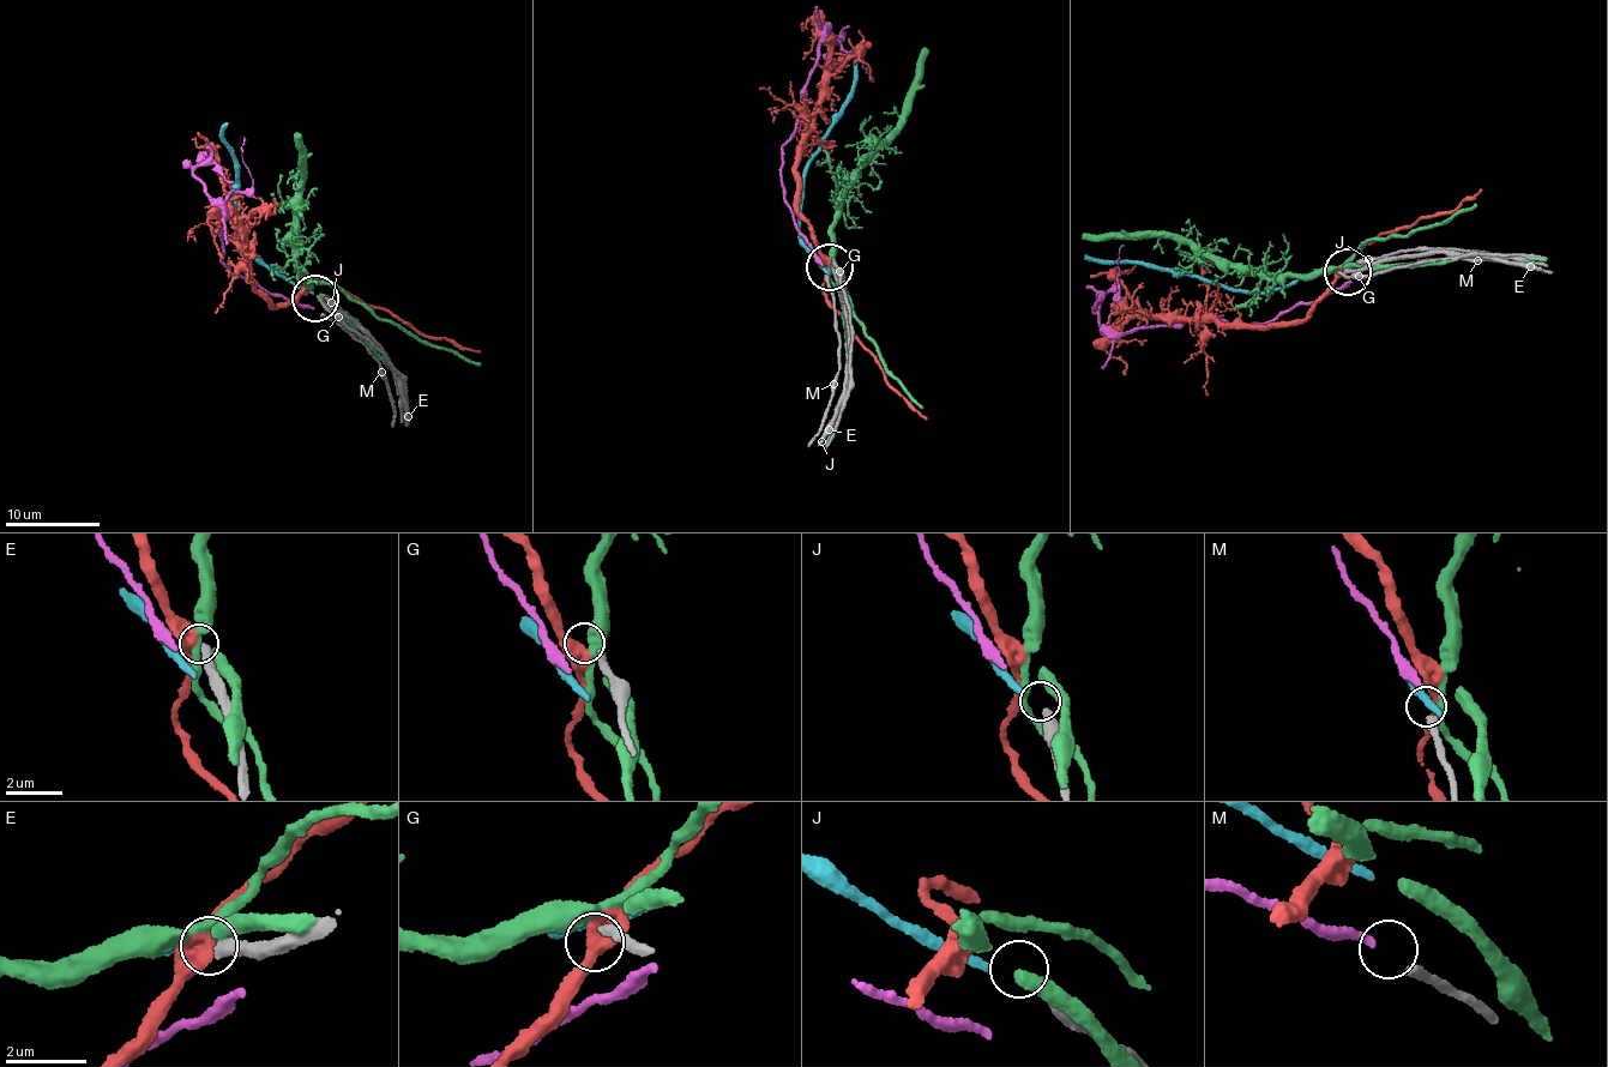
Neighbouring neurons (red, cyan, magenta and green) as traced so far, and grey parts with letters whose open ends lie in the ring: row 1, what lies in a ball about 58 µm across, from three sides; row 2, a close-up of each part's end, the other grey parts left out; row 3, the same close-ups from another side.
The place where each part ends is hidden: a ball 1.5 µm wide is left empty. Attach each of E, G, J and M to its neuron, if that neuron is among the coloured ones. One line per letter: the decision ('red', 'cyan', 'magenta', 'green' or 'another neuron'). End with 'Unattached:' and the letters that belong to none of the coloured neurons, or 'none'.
E: red
G: another neuron
J: cyan
M: magenta
Unattached: G

